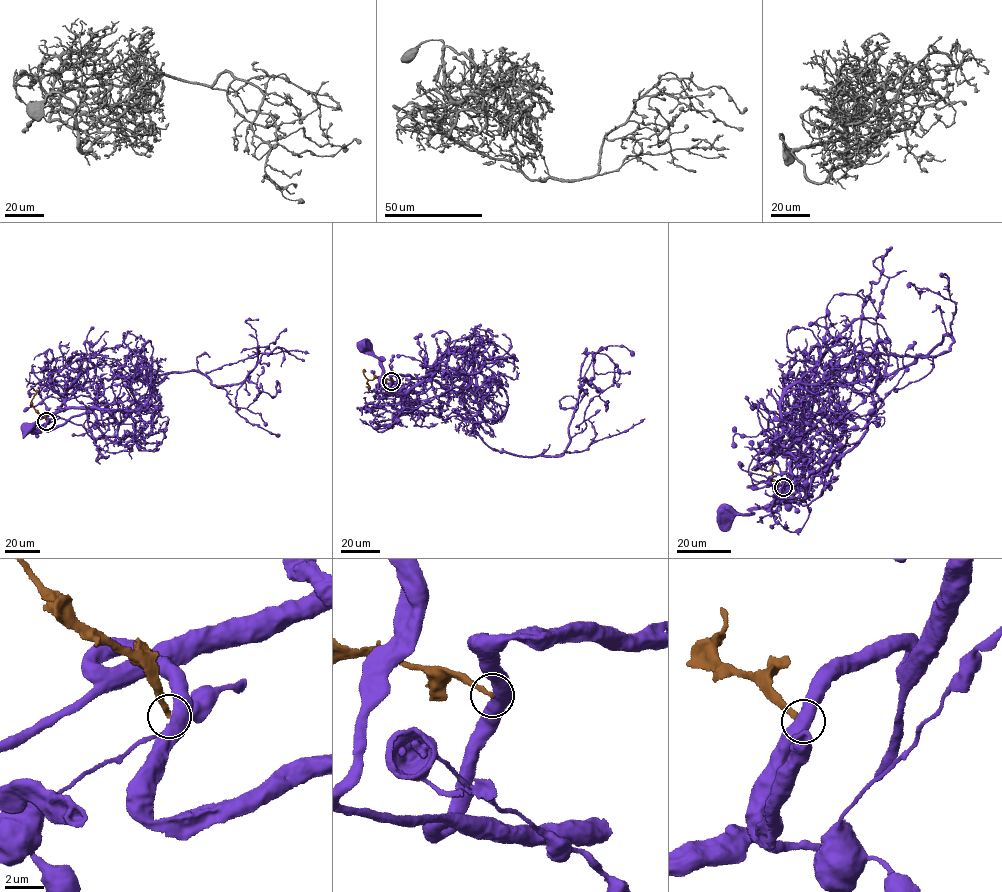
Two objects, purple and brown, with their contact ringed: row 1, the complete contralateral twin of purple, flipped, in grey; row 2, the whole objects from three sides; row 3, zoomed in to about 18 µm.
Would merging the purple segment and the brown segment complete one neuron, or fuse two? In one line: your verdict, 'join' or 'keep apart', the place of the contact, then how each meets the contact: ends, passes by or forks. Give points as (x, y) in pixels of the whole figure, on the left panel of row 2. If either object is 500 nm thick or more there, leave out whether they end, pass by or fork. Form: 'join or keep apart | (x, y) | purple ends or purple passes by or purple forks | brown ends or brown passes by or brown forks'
keep apart | (46, 421)

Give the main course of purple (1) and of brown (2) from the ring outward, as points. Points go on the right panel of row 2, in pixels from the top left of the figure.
1: (783, 487), (787, 481), (798, 477), (788, 504), (767, 504), (747, 514), (727, 514)
2: (783, 487), (771, 476), (774, 451), (780, 442)

